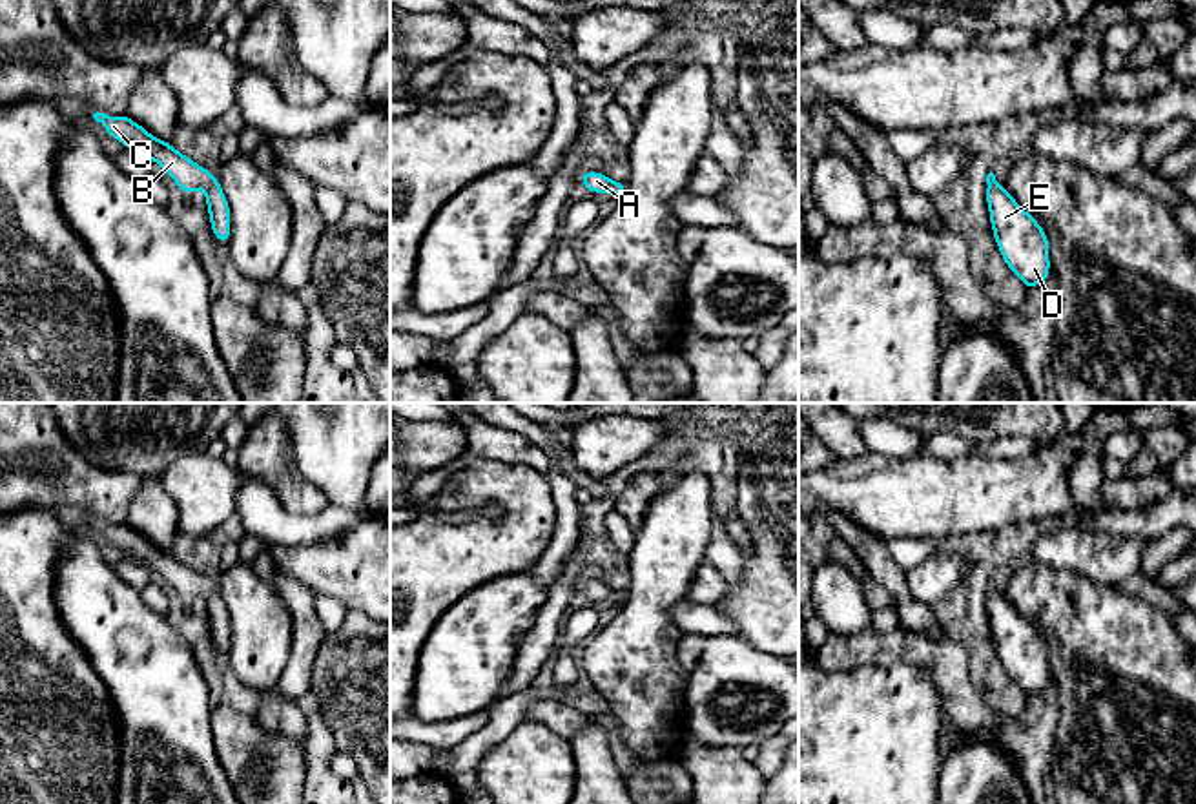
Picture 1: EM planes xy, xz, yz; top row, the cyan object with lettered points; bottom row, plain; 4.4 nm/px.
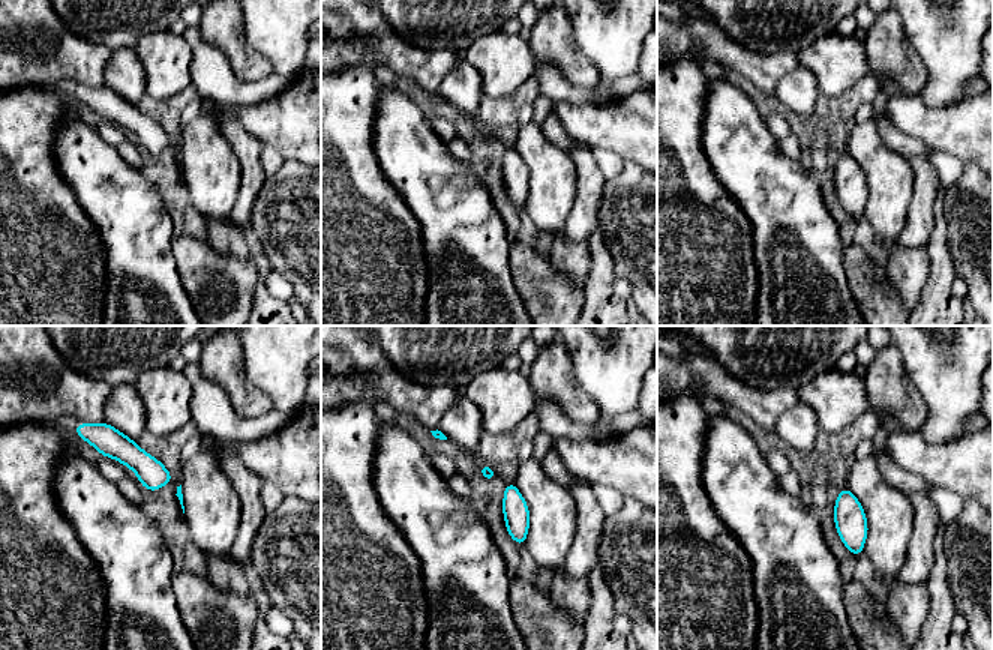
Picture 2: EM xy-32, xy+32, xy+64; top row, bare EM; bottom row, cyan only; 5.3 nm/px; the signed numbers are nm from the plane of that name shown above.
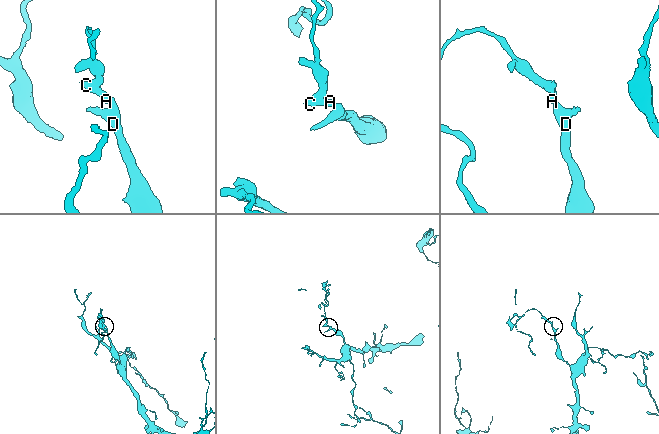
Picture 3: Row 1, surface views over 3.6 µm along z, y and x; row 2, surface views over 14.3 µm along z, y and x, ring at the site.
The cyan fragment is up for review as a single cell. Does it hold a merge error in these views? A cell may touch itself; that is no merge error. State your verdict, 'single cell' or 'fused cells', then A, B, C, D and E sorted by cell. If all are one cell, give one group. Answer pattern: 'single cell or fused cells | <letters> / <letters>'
single cell | A B C D E

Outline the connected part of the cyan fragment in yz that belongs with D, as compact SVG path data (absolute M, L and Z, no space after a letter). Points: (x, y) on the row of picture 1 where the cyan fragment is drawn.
M992 171L986 175L986 184L986 204L997 248L1008 270L1030 292L1045 283L1050 273L1048 237L1036 217L1016 202Z

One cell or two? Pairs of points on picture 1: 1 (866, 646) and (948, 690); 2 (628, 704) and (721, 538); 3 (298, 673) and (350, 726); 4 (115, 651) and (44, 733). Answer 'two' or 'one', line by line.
1: one
2: two
3: two
4: two

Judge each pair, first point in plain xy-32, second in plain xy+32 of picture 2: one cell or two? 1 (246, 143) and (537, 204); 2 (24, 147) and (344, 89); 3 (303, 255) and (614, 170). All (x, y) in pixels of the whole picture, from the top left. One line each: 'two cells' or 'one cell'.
1: two cells
2: one cell
3: two cells

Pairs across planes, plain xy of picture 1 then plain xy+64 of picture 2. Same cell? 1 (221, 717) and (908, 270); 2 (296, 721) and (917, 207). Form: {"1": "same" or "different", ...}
{"1": "different", "2": "different"}

